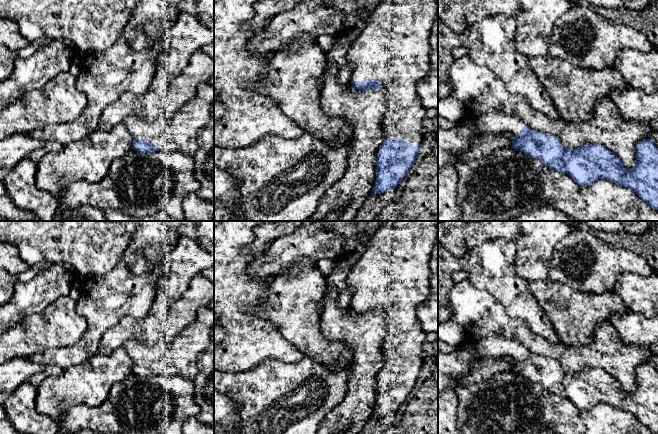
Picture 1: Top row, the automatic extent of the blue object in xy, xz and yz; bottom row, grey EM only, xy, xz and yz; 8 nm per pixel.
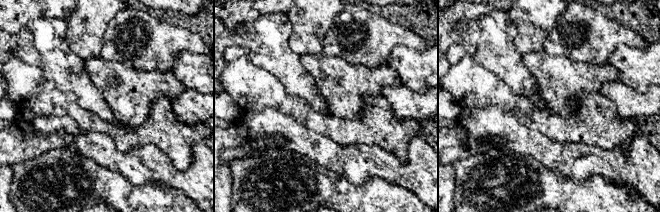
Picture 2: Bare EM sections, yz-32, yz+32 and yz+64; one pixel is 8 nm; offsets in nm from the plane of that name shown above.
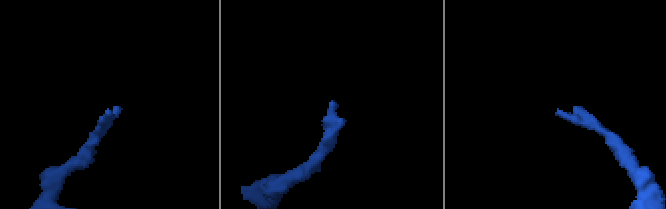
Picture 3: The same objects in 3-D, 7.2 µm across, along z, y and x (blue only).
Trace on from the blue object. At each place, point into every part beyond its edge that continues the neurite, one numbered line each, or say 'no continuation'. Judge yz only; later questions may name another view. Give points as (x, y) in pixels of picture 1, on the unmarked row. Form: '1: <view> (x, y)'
1: yz (492, 346)

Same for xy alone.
1: xy (179, 357)

